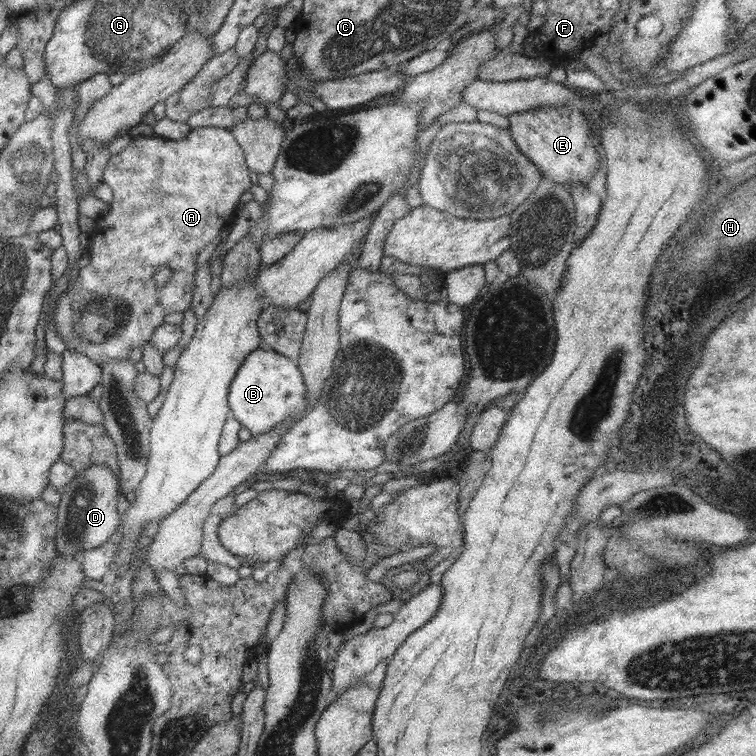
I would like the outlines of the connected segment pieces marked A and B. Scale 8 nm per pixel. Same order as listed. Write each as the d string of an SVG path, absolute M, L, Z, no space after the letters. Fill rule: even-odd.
M197 127L191 129L189 134L183 140L169 140L159 135L144 136L131 138L125 148L121 149L115 156L110 156L109 162L103 172L102 181L111 188L113 198L111 200L109 213L106 216L95 219L95 226L89 233L91 246L86 252L83 263L80 264L78 274L70 286L70 290L66 290L65 294L59 299L59 303L55 306L55 317L53 322L55 332L65 343L66 349L84 355L97 366L109 363L110 361L129 360L128 353L134 348L141 348L145 345L153 334L154 328L163 323L163 316L169 312L185 312L190 308L192 299L192 291L194 288L194 277L196 268L197 253L201 251L207 243L210 243L219 234L221 228L232 222L235 215L235 206L238 205L237 200L241 196L241 192L249 190L251 180L249 180L249 169L247 168L244 154L237 141L229 130L221 127ZM157 266L169 266L171 274L169 282L164 286L155 286L152 282L153 272Z
M264 346L253 350L237 369L227 392L231 415L245 426L252 436L273 430L279 422L289 426L307 410L305 385L296 363Z

